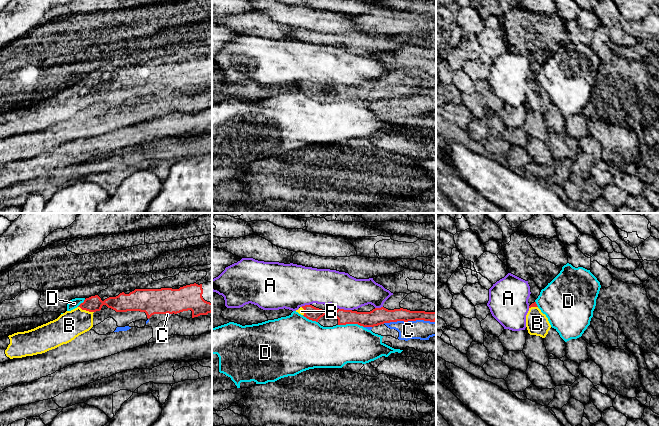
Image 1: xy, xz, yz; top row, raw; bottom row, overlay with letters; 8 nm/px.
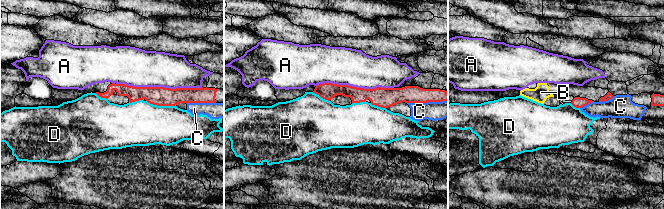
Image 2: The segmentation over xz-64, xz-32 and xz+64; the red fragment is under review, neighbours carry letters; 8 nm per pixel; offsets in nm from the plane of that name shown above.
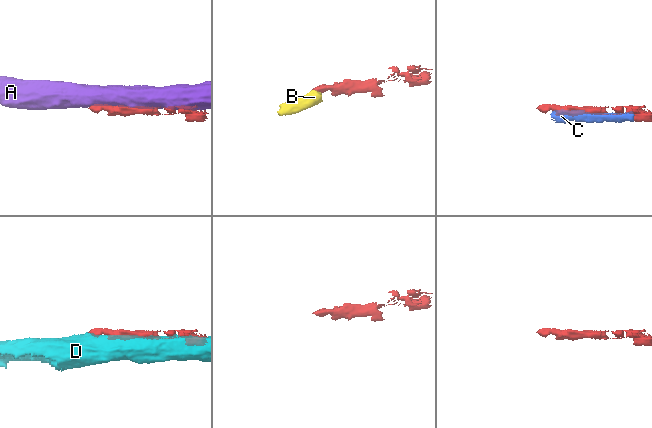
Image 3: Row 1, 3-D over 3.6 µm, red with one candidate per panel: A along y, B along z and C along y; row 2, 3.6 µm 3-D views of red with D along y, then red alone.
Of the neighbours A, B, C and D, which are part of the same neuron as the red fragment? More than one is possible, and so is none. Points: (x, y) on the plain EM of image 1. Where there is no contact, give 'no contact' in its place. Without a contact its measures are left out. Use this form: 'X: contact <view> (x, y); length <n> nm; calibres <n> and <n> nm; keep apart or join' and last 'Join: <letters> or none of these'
A: contact xz (345, 86); length 110 nm; calibres 130 and 280 nm; keep apart
B: contact xy (86, 86); length 140 nm; calibres 130 and 220 nm; join
C: contact xz (408, 96); length 420 nm; calibres 140 and 160 nm; keep apart
D: contact xz (351, 99); length 200 nm; calibres 140 and 340 nm; keep apart
Join: B

